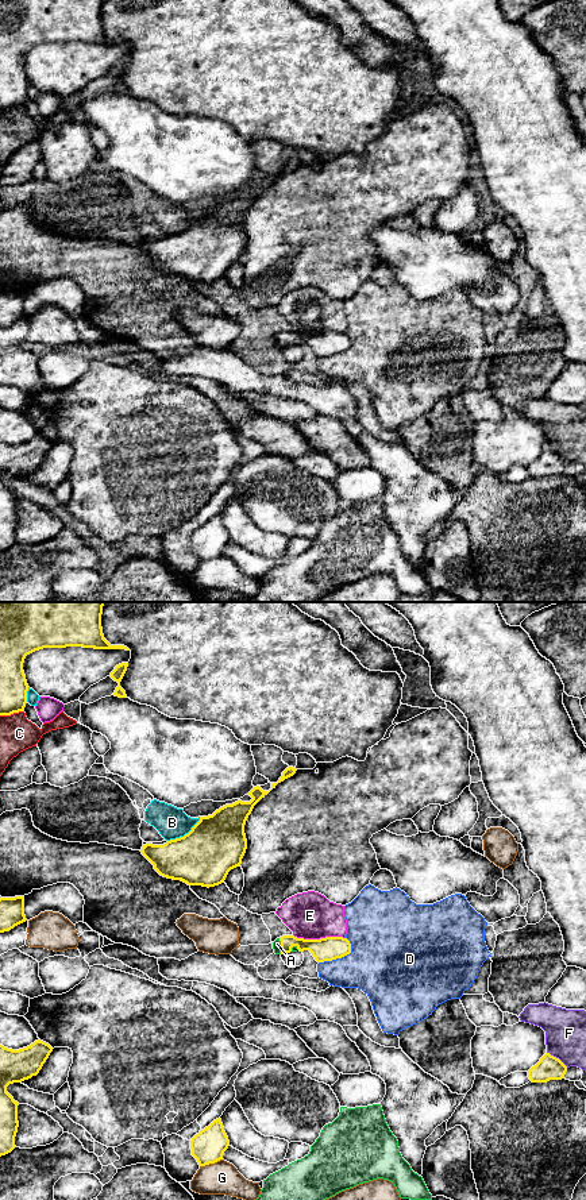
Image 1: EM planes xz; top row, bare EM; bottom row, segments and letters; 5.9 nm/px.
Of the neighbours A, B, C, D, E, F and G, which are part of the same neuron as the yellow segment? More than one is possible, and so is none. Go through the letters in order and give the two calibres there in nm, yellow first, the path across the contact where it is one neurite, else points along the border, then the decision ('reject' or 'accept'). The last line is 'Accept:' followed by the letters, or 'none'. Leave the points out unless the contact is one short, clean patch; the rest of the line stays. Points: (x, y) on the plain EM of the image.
A: 140/50 nm | across xz (323, 344), (312, 340), (281, 342), (277, 339) | accept
B: 360/190 nm | reject
C: 170/200 nm | reject
D: 140/380 nm | reject
E: 140/280 nm | reject
F: 140/240 nm | reject
G: 200/200 nm | reject
Accept: A

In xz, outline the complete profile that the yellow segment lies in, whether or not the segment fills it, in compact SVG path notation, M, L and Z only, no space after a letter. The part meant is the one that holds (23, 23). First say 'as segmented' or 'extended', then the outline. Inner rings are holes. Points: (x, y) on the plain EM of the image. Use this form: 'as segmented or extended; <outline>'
as segmented; M0 0L0 111L24 107L28 80L23 66L27 50L43 43L82 42L126 45L111 40L103 30L104 0Z

